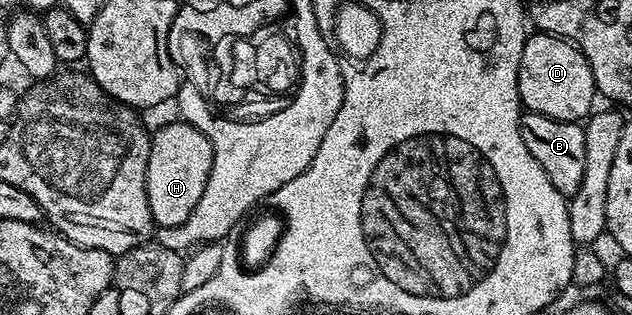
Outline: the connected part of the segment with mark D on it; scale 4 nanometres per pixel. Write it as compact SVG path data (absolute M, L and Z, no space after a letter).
M530 33L525 40L517 80L528 97L530 94L533 98L541 98L541 102L531 106L532 113L546 114L560 122L581 122L588 119L594 109L597 85L591 76L591 64L587 64L583 52L566 38Z

